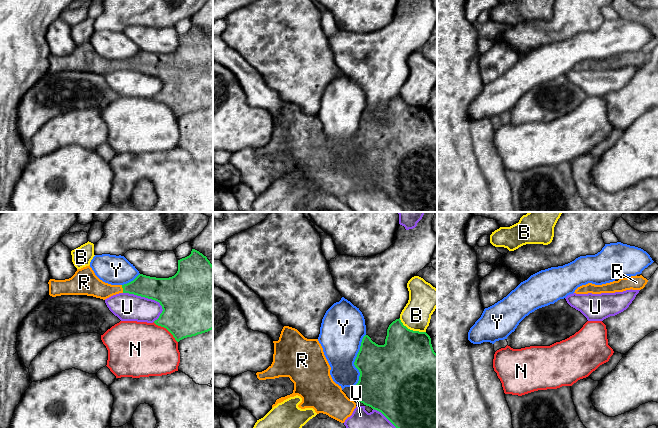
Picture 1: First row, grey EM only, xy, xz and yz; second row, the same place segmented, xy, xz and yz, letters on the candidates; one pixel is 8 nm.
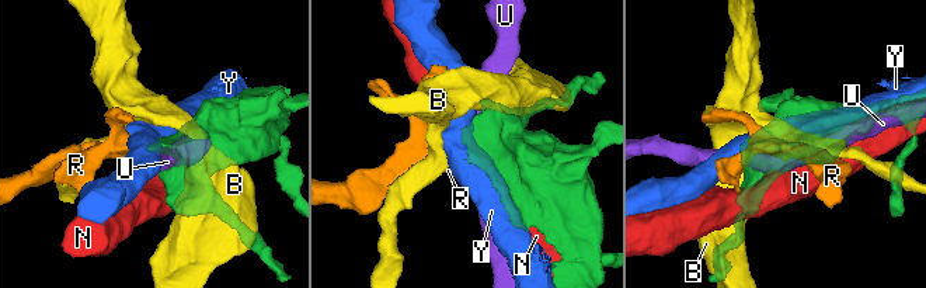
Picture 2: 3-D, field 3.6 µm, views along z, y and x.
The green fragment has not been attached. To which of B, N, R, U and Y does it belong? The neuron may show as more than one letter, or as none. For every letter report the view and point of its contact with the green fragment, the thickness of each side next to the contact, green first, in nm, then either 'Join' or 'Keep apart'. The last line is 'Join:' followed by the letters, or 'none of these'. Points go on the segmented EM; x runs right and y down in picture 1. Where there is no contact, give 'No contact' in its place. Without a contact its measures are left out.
B: Touches green at xz (411, 330). Thickness 460 nm (green) against 240 nm. Keep apart
N: Touches green at xy (166, 328). Thickness 440 nm (green) against 440 nm. Keep apart
R: Touches green at xy (123, 289). Thickness 180 nm (green) against 160 nm. Join
U: Touches green at xy (145, 297). Thickness 300 nm (green) against 220 nm. Keep apart
Y: Touches green at xz (355, 360). Thickness 400 nm (green) against 340 nm. Keep apart
Join: R

